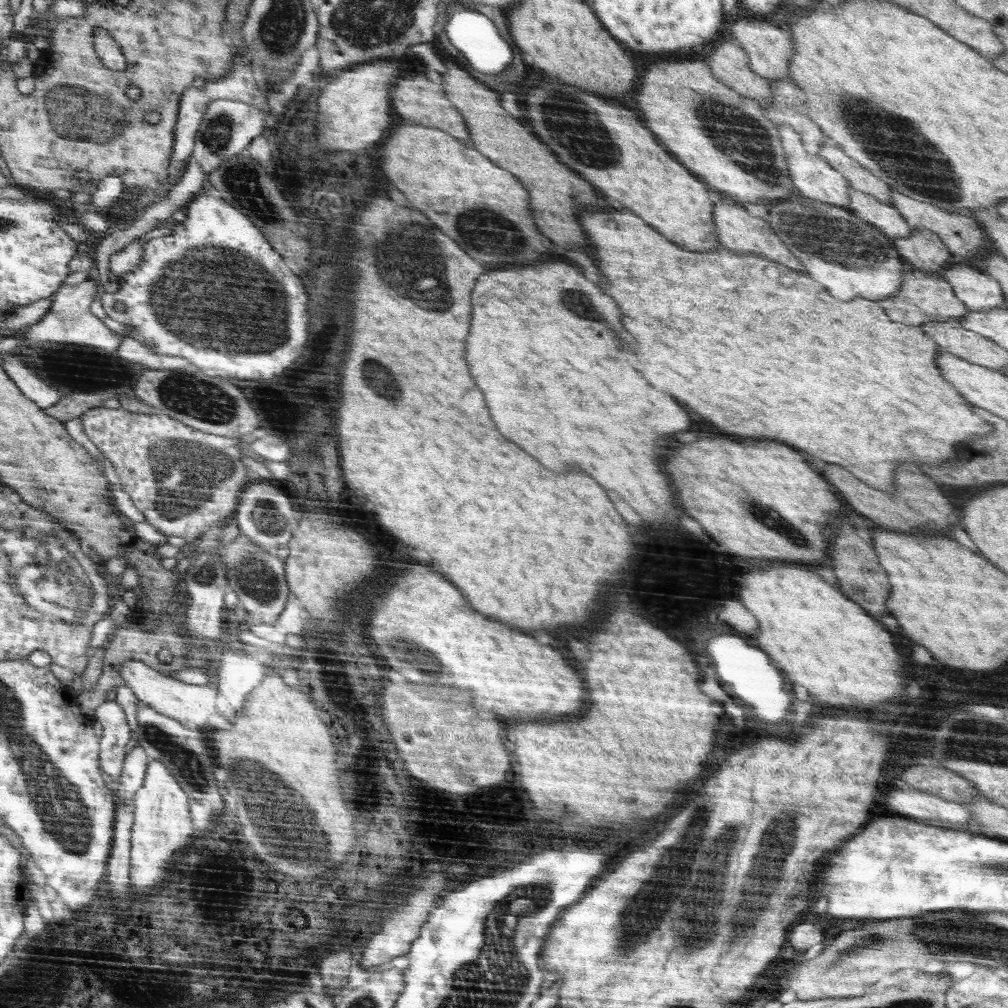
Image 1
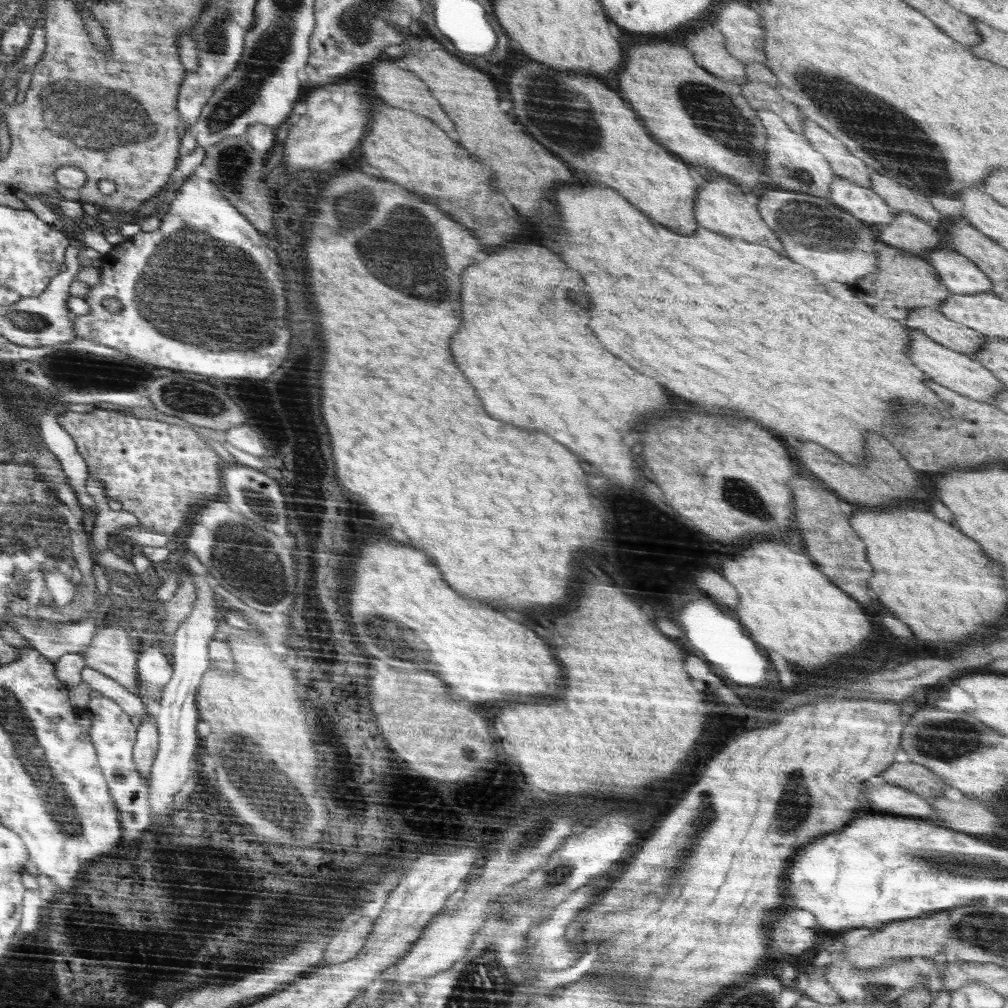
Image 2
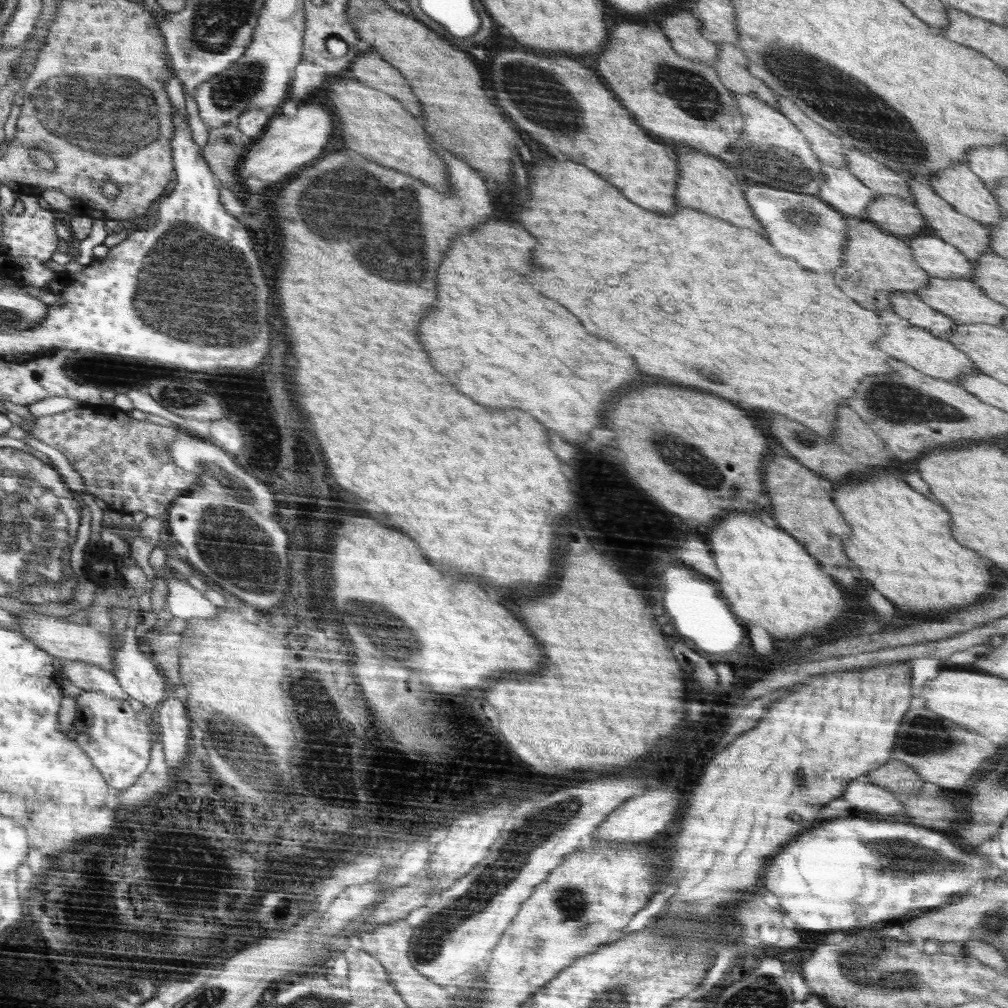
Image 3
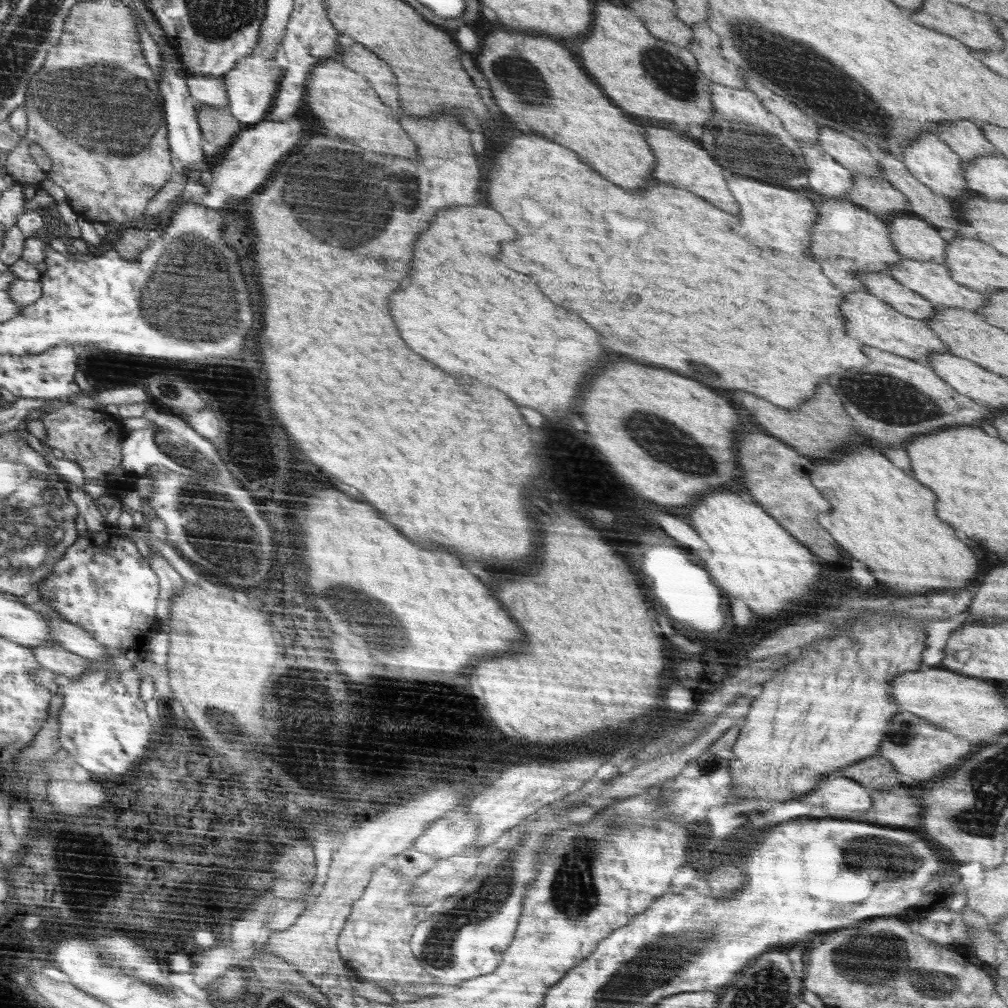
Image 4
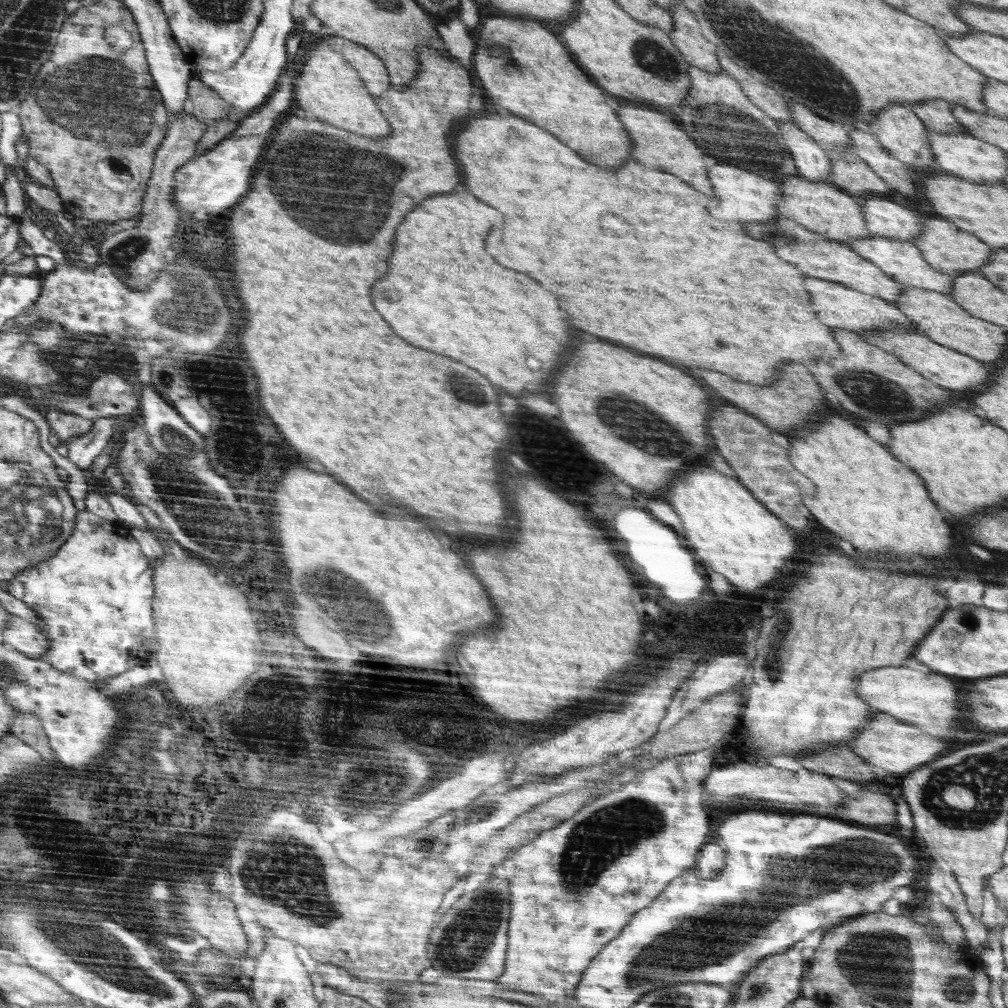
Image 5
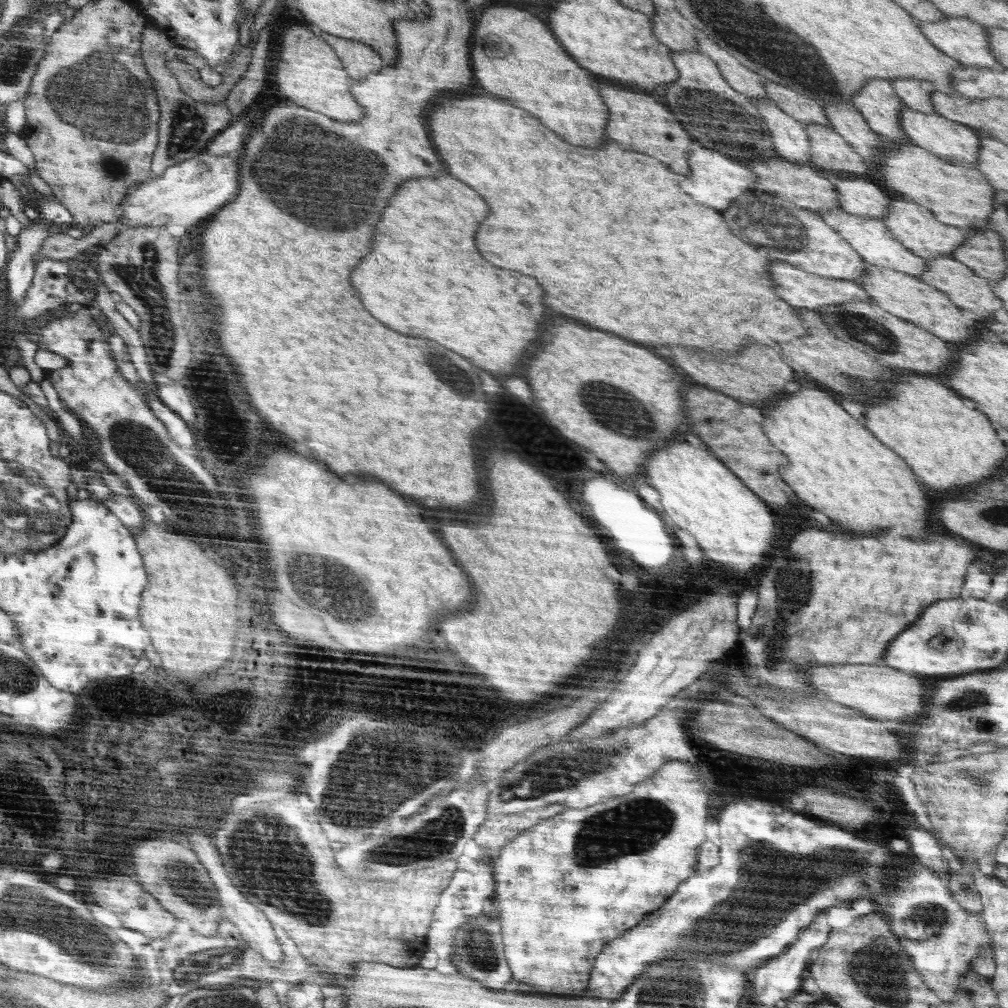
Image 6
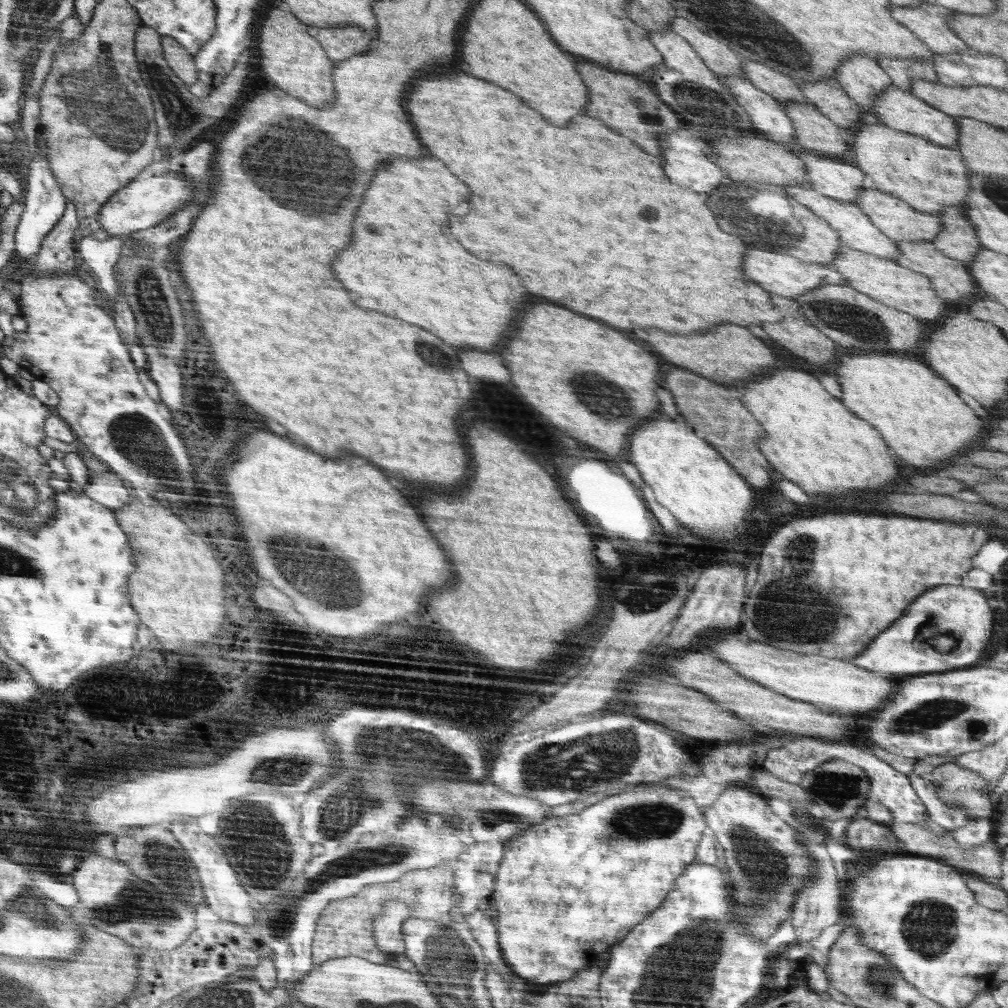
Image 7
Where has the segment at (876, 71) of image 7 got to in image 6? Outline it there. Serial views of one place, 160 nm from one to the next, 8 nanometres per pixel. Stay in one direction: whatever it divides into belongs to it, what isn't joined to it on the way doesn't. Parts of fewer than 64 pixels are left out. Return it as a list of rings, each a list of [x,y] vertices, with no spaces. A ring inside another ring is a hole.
[[[868,81],[853,94],[850,103],[860,111],[870,128],[877,132],[884,142],[898,146],[912,143],[900,128],[899,112],[904,104],[890,81]]]

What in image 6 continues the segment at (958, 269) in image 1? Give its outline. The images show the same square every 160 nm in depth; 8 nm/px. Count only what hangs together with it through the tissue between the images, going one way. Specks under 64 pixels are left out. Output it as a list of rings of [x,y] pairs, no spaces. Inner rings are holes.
[[[823,172],[830,182],[834,183],[838,193],[838,204],[850,214],[880,219],[889,209],[889,200],[877,184],[844,175],[832,175]]]

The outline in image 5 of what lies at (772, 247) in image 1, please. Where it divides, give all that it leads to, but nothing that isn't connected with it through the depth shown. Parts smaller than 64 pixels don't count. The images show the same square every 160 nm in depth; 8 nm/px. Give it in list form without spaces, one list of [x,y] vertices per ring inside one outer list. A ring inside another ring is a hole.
[[[620,104],[618,110],[620,122],[626,126],[630,140],[632,140],[632,158],[642,162],[644,166],[650,168],[660,168],[664,172],[670,172],[701,193],[712,196],[713,188],[708,178],[709,169],[704,163],[703,150],[696,146],[690,135],[683,129],[678,128],[676,119],[656,112],[653,108],[638,108],[636,104]]]

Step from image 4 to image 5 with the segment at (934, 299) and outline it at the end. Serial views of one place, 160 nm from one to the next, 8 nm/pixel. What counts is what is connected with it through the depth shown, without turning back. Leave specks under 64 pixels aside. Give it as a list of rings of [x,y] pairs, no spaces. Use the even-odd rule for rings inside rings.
[[[870,235],[865,239],[854,239],[849,247],[862,258],[873,262],[882,272],[891,276],[902,285],[918,287],[926,290],[935,290],[944,294],[950,294],[953,285],[953,277],[942,274],[930,266],[923,258],[920,249],[908,241],[897,241],[880,235]]]

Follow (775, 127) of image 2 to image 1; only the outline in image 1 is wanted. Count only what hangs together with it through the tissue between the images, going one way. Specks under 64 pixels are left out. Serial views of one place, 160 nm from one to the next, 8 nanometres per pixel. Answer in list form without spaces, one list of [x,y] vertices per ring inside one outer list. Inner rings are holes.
[[[777,125],[777,131],[781,138],[781,145],[788,160],[788,172],[790,172],[790,180],[794,182],[794,186],[798,188],[798,192],[802,196],[820,201],[828,205],[836,205],[848,208],[849,206],[849,190],[850,184],[838,172],[834,170],[822,157],[818,155],[808,154],[803,147],[800,135],[788,125]]]

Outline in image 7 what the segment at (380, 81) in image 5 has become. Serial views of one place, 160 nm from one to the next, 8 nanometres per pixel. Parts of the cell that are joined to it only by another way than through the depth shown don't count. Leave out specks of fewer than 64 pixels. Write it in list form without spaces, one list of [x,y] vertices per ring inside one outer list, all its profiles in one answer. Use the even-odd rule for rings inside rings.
[[[358,25],[330,28],[308,26],[308,31],[330,54],[329,58],[334,58],[333,62],[342,62],[346,58],[365,53],[374,37],[374,34]]]

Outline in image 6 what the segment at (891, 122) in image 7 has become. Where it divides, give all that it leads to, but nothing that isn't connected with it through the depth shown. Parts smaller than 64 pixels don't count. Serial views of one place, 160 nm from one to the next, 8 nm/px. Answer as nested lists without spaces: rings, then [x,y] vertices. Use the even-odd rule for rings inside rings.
[[[906,105],[900,109],[899,123],[900,128],[914,145],[926,149],[942,160],[974,168],[978,164],[977,158],[981,142],[979,142],[979,135],[976,134],[974,128],[944,118],[938,113],[923,113]]]

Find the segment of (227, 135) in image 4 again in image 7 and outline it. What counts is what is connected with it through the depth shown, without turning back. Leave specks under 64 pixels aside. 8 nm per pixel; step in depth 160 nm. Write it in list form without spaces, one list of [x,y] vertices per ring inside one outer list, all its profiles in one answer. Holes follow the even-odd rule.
[[[161,36],[161,47],[163,57],[166,59],[168,66],[181,78],[187,85],[192,84],[201,76],[195,67],[192,56],[178,41],[171,36]]]

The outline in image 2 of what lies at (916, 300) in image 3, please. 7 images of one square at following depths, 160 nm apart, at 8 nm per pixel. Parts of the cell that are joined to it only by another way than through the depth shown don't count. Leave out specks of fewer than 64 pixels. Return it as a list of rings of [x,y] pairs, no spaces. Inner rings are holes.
[[[928,307],[910,309],[904,321],[908,327],[922,331],[934,342],[972,357],[989,339],[977,330],[946,318],[939,310]]]

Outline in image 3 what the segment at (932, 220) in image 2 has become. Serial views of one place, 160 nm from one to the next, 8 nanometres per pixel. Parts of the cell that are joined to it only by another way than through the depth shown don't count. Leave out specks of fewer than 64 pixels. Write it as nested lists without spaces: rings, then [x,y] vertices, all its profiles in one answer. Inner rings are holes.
[[[848,147],[845,159],[846,169],[874,192],[902,197],[915,204],[915,199],[911,196],[908,184],[905,182],[905,176],[866,156],[860,149]]]

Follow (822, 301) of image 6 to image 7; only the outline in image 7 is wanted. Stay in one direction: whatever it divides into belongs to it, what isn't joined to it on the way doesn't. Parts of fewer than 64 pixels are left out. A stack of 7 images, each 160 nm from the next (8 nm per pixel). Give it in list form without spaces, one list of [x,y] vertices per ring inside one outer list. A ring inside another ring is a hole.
[[[748,250],[744,254],[744,260],[742,260],[742,270],[750,280],[758,282],[764,290],[774,292],[774,294],[782,294],[782,296],[790,296],[790,298],[816,289],[818,285],[841,285],[846,283],[843,274],[840,274],[832,264],[821,265],[804,262],[793,256],[764,252],[764,250]]]

